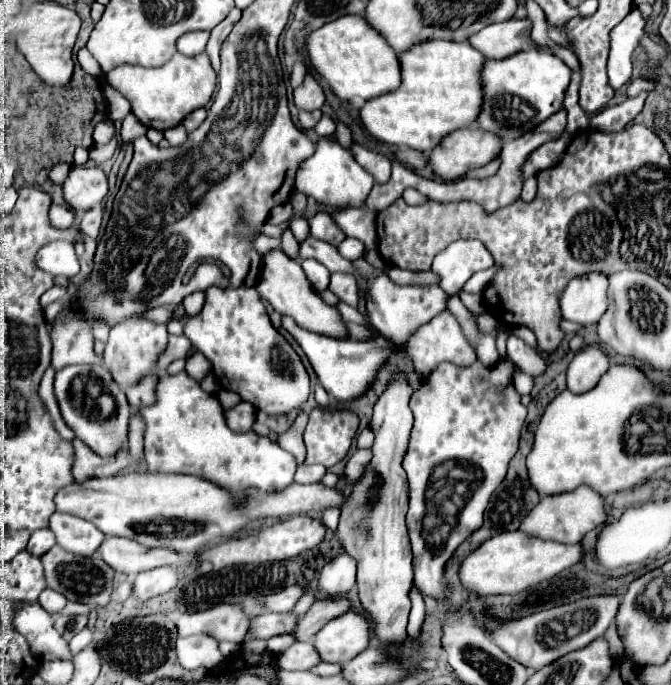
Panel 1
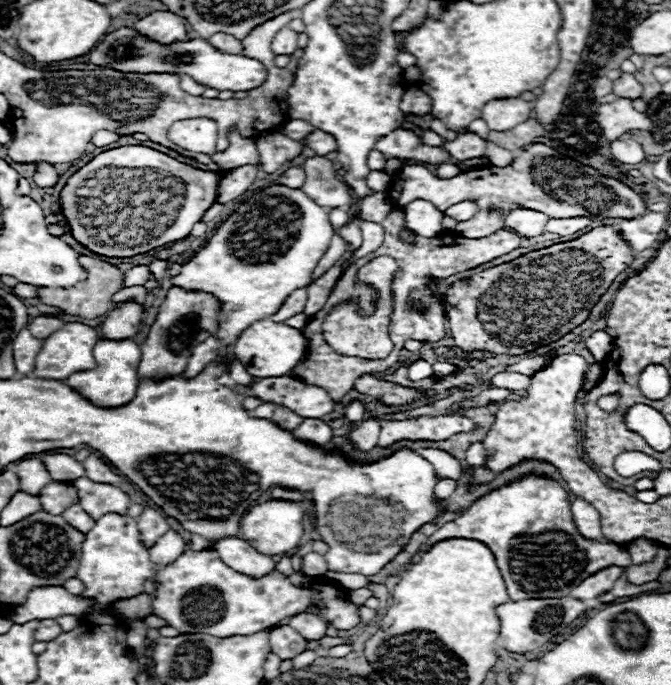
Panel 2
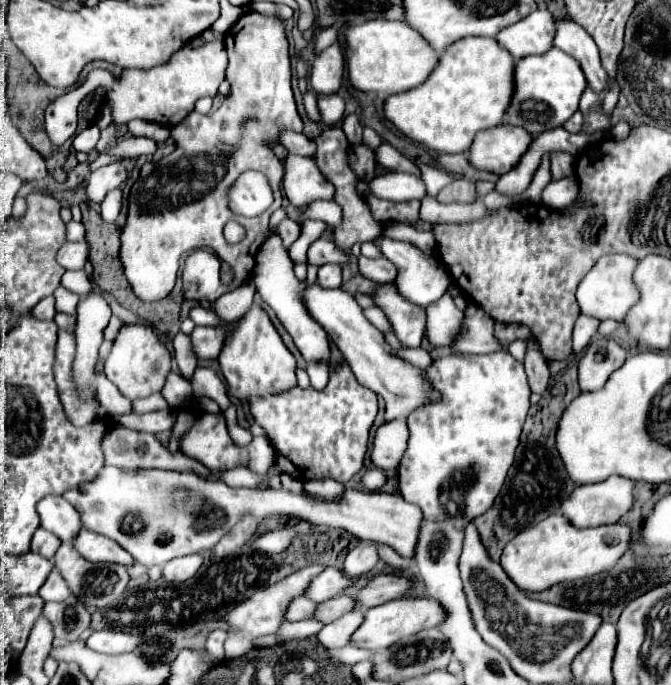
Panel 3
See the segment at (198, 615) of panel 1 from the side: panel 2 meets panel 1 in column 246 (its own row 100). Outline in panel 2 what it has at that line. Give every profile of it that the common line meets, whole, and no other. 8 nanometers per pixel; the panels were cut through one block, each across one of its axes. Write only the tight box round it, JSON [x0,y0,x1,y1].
[596,98,652,142]

